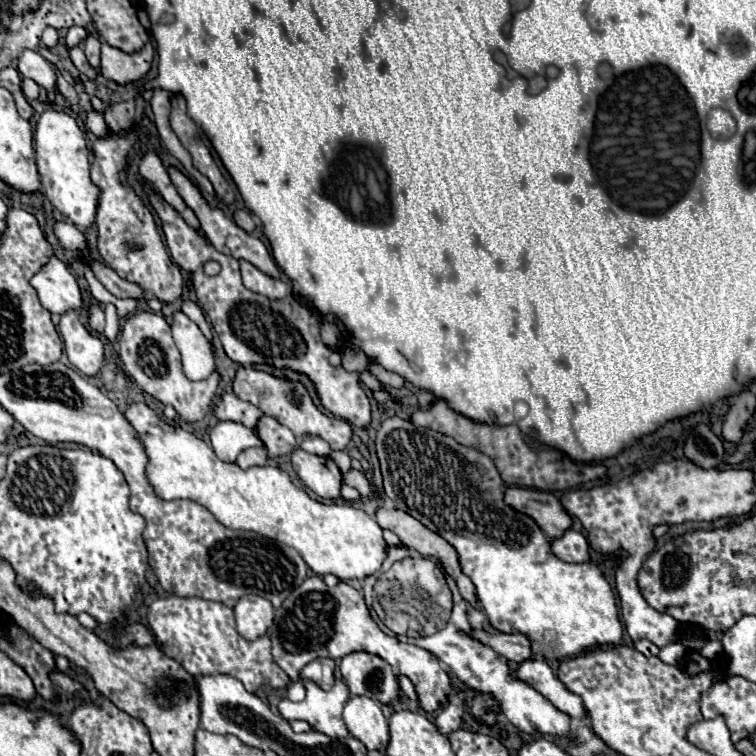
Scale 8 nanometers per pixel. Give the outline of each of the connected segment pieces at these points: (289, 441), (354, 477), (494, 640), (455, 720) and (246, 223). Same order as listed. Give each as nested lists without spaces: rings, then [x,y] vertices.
[[[264,416],[258,426],[256,426],[256,432],[258,436],[262,438],[266,450],[268,450],[268,456],[270,458],[276,458],[276,456],[284,456],[288,452],[294,450],[296,446],[296,438],[292,434],[292,430],[284,428],[278,420],[274,420],[272,416]]]
[[[350,470],[350,472],[344,476],[344,484],[356,488],[356,490],[360,492],[360,496],[364,496],[364,498],[372,496],[372,484],[370,484],[370,480],[366,478],[364,470]]]
[[[474,630],[472,634],[474,638],[478,638],[480,642],[492,646],[502,658],[522,664],[524,660],[536,658],[536,654],[532,652],[532,644],[524,634],[490,634],[484,630]]]
[[[462,692],[456,694],[454,698],[448,700],[448,706],[438,714],[436,718],[436,726],[440,728],[442,734],[450,734],[454,730],[460,728],[460,722],[462,722]]]
[[[246,210],[238,212],[238,214],[234,216],[234,220],[236,220],[236,224],[238,224],[242,230],[246,230],[246,232],[254,232],[254,228],[256,228],[250,212],[246,212]]]

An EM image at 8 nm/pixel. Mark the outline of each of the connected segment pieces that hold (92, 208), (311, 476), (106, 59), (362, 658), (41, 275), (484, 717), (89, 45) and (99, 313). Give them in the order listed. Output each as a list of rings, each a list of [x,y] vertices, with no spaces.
[[[48,108],[42,112],[36,124],[34,148],[36,148],[36,166],[40,182],[44,186],[44,194],[50,200],[50,204],[60,214],[68,216],[76,226],[80,226],[80,230],[94,224],[94,214],[98,206],[98,188],[90,180],[90,150],[84,130],[80,130],[76,120],[66,112]]]
[[[296,448],[292,452],[292,466],[298,478],[324,500],[340,500],[342,472],[332,458],[322,458]]]
[[[102,40],[102,74],[118,84],[134,82],[150,70],[152,56],[154,56],[152,42],[146,42],[142,50],[128,54]]]
[[[352,652],[342,658],[340,672],[350,696],[366,696],[390,706],[400,700],[402,690],[394,668],[382,658],[366,652]]]
[[[50,256],[44,268],[36,272],[30,280],[32,288],[38,292],[42,306],[54,314],[62,314],[66,310],[78,310],[84,306],[82,292],[70,268],[58,258]]]
[[[474,692],[474,700],[472,700],[472,708],[470,708],[470,712],[472,712],[474,718],[480,718],[484,724],[488,724],[488,726],[496,726],[500,706],[498,706],[498,702],[496,702],[490,694]]]
[[[88,36],[82,46],[84,46],[84,52],[86,52],[88,62],[90,62],[96,70],[100,70],[100,40],[94,38],[94,36]]]
[[[96,302],[86,304],[86,312],[88,312],[90,330],[96,334],[102,334],[104,332],[104,310],[100,308],[100,304],[96,304]]]

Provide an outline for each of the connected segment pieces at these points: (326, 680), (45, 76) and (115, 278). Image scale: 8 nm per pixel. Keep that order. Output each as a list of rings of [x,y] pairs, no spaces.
[[[317,658],[312,660],[310,664],[306,664],[302,670],[300,670],[300,678],[302,680],[312,680],[316,682],[322,689],[328,691],[334,685],[334,669],[335,664],[328,666],[328,663],[325,662],[327,659]]]
[[[24,50],[18,58],[18,72],[26,78],[32,78],[36,84],[44,86],[48,90],[48,98],[54,100],[54,86],[56,86],[56,74],[52,72],[50,64],[34,50]]]
[[[92,260],[92,270],[94,270],[96,278],[106,286],[106,290],[112,292],[114,296],[118,296],[118,298],[134,298],[134,300],[144,298],[144,290],[140,288],[140,284],[120,278],[110,266],[104,266],[100,260]]]

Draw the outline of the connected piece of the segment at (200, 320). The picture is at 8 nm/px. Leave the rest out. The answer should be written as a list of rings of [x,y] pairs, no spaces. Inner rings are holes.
[[[186,302],[186,304],[182,304],[182,312],[194,322],[194,324],[198,324],[198,328],[202,330],[202,334],[212,342],[212,328],[210,328],[210,324],[206,322],[206,318],[204,318],[204,312],[200,310],[200,306],[198,304],[194,304],[194,302]]]

